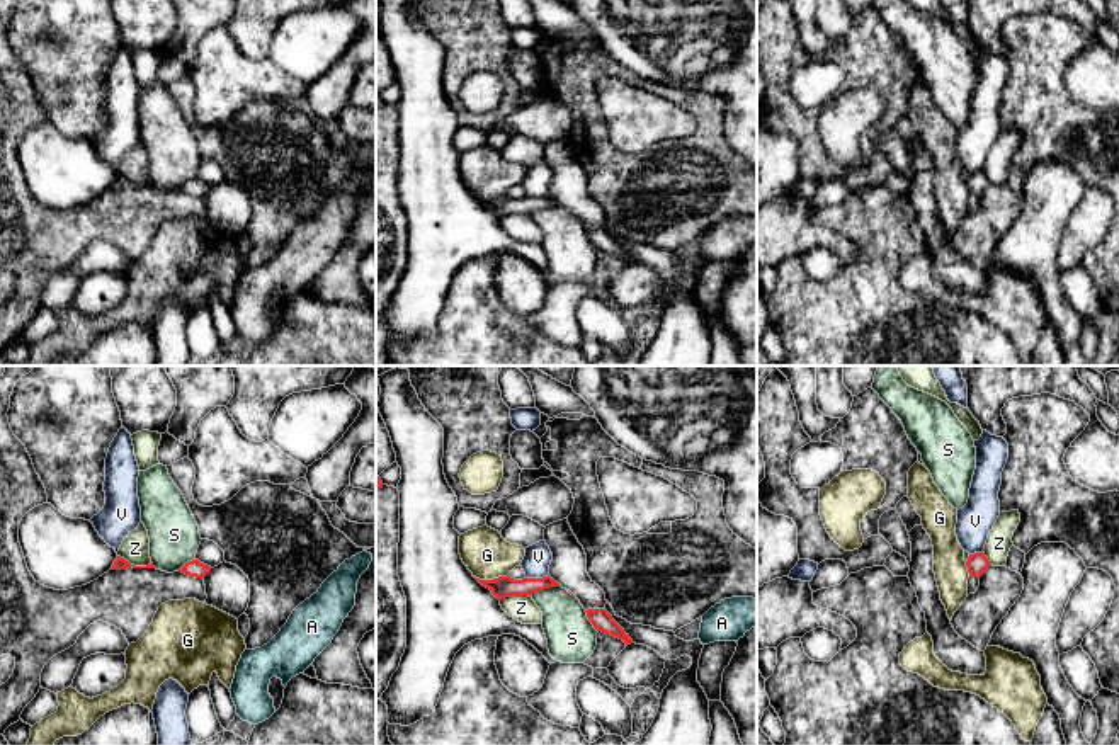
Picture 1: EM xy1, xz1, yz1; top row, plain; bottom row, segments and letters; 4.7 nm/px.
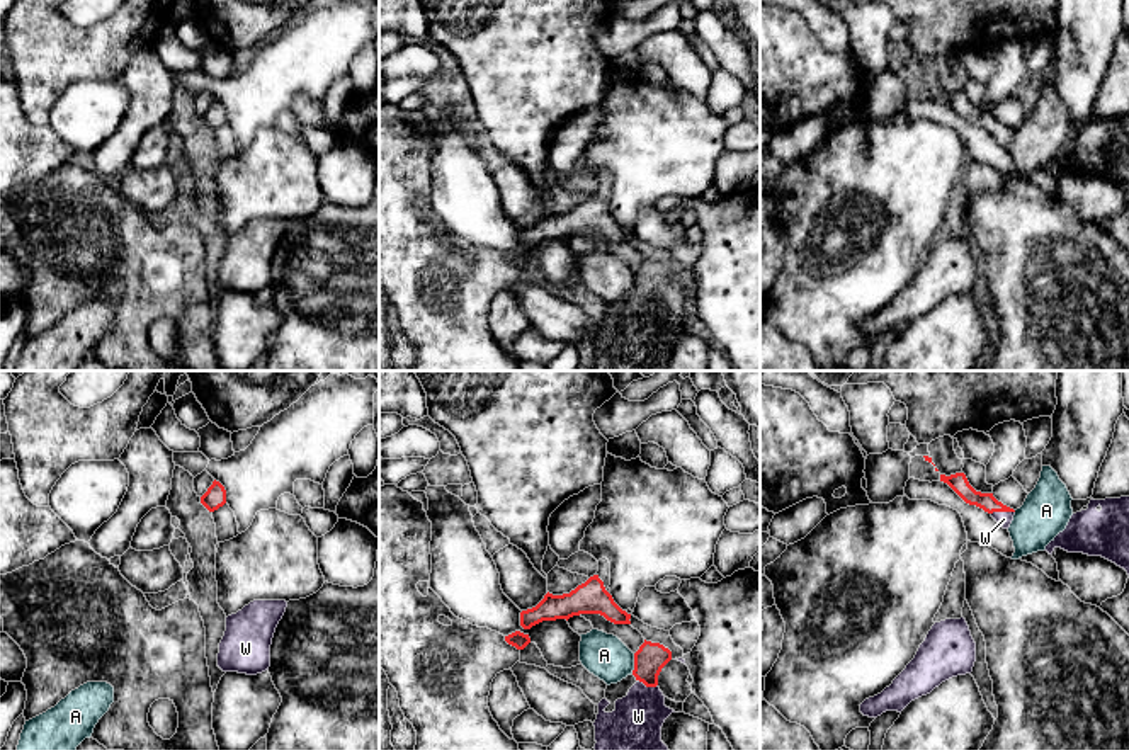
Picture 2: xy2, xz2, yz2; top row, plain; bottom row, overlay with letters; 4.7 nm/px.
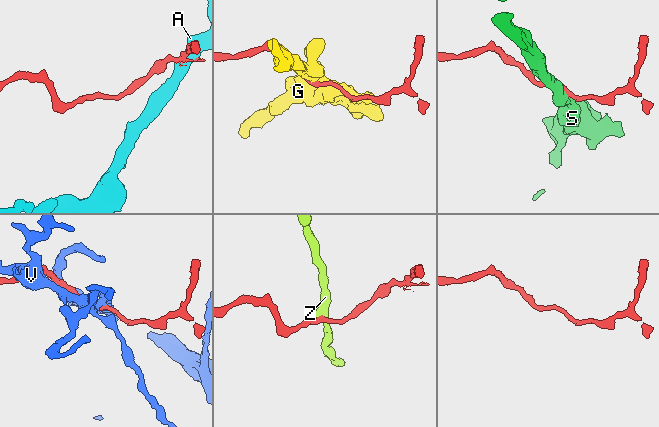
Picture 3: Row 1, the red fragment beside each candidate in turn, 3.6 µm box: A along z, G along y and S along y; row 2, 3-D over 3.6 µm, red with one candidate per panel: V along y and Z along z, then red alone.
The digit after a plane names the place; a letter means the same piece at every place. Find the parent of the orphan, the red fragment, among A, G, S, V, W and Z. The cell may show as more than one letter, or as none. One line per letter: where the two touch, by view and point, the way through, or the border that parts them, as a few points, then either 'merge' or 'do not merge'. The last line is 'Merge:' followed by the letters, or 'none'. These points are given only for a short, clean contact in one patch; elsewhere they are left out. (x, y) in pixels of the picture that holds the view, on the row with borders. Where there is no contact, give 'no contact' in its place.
A: xz2 (635, 664) | do not merge
G: xz1 (490, 580) | along xz1 (507, 574), (497, 579), (475, 577) | do not merge
S: xz1 (545, 587) | along xz1 (560, 585), (550, 585), (529, 596) | do not merge
V: xz1 (536, 579) | along xz1 (548, 574), (526, 577) | do not merge
W: yz2 (1002, 511) | merge
Z: xy1 (133, 565) | along xy1 (118, 555), (135, 565), (150, 563) | do not merge
Merge: W

